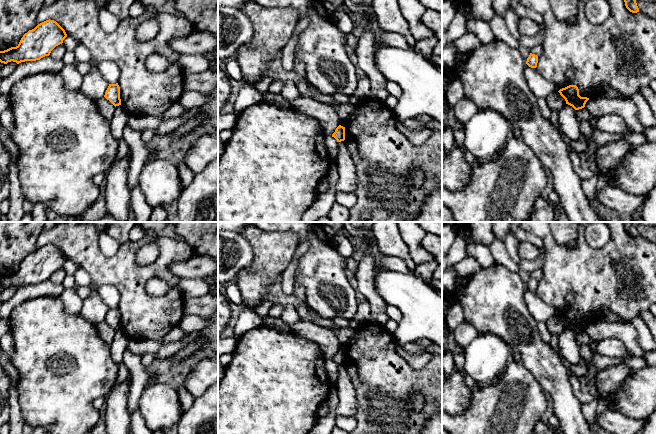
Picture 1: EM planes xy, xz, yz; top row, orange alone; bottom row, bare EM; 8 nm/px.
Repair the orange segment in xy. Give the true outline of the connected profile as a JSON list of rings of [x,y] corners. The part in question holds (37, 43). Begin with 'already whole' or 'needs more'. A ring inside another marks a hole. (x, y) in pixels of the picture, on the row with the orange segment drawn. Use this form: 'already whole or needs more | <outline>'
already whole | [[[46,20],[23,35],[16,47],[0,51],[0,62],[40,60],[49,56],[51,51],[63,43],[67,37],[65,30],[54,20]]]

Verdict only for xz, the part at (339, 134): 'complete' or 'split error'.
complete

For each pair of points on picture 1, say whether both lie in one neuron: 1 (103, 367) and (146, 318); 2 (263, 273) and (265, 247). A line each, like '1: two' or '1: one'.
1: two
2: one

